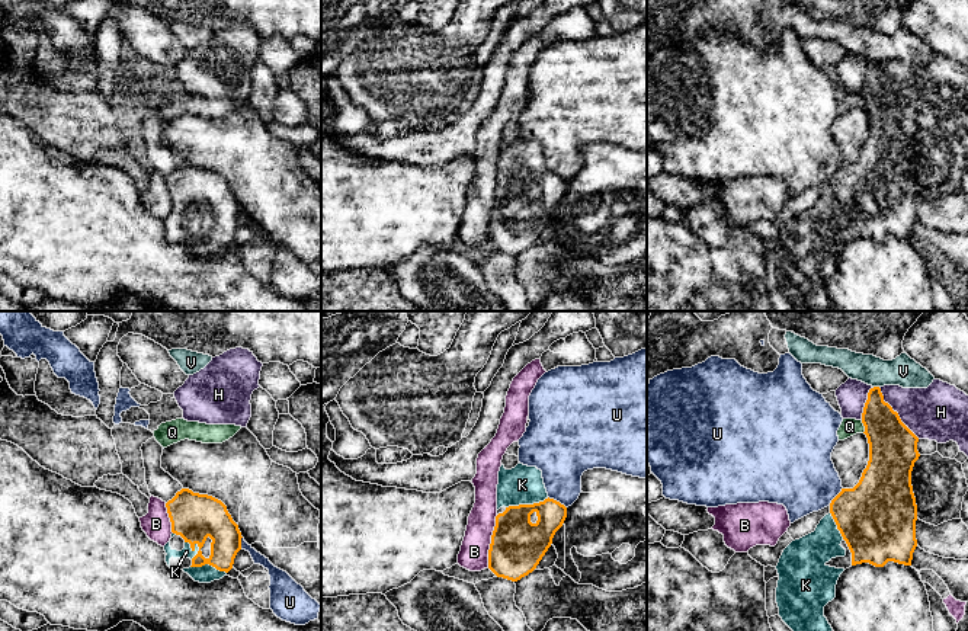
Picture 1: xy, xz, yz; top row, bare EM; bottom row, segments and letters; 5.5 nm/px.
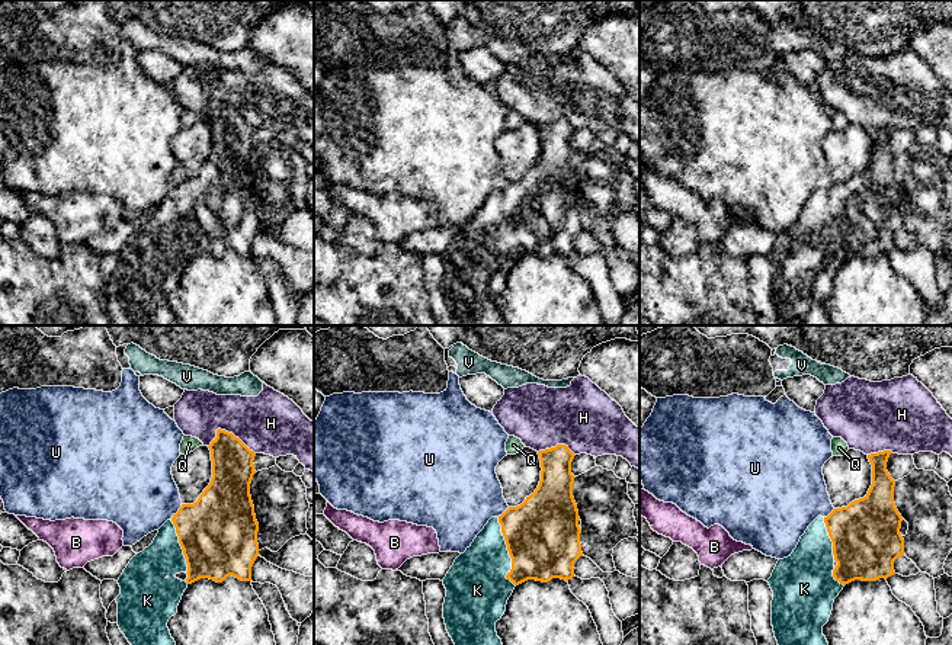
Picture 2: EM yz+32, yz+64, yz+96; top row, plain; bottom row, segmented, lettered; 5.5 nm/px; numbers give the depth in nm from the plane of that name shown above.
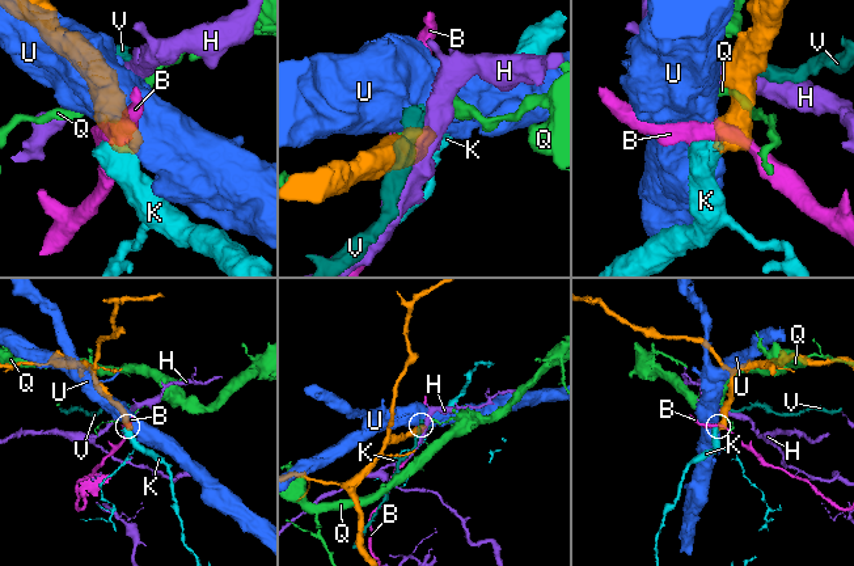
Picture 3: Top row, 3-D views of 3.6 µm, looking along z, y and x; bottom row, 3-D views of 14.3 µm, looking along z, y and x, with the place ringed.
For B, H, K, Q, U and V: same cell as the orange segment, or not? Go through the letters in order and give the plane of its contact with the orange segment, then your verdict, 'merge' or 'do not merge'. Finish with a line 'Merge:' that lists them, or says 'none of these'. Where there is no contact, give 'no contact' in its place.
B: xz | do not merge
H: yz | do not merge
K: xz | merge
Q: yz | do not merge
U: xz | do not merge
V: yz | do not merge
Merge: K

